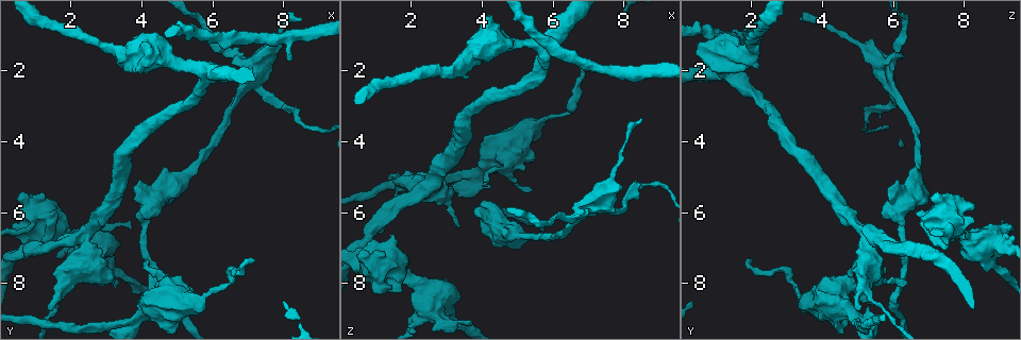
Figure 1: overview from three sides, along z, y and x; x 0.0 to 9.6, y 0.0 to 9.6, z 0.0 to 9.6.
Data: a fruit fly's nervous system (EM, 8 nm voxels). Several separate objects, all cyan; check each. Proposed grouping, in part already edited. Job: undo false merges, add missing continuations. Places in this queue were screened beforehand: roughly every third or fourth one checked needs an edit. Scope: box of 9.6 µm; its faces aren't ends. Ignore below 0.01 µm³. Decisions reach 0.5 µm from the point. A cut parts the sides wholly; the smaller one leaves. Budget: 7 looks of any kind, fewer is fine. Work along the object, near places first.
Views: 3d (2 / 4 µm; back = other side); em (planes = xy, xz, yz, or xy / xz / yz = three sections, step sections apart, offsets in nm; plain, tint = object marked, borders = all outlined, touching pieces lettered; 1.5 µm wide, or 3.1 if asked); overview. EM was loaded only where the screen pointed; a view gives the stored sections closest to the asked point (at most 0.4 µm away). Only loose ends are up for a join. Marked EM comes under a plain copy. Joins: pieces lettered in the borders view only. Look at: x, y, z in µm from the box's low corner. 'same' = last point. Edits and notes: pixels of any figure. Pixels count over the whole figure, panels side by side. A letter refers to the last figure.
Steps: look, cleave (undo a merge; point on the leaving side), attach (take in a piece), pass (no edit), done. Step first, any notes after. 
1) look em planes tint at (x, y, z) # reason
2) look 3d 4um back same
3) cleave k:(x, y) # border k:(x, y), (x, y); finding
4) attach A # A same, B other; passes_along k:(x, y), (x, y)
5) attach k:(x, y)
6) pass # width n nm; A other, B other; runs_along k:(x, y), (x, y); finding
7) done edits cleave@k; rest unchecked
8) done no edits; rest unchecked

look em planes tint at (7.15, 7.35, 2.00) # end of a long branch

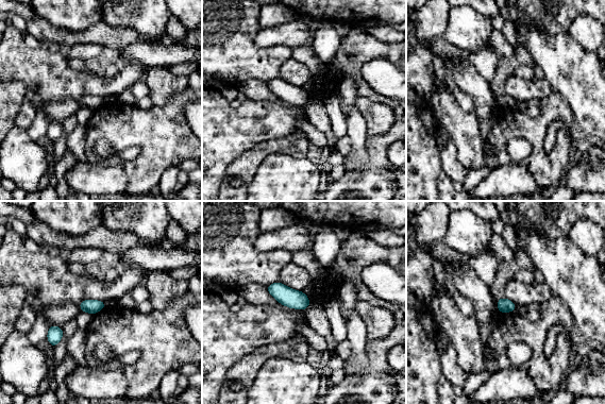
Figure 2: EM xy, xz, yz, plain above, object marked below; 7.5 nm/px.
look em planes borders same # what lies round it

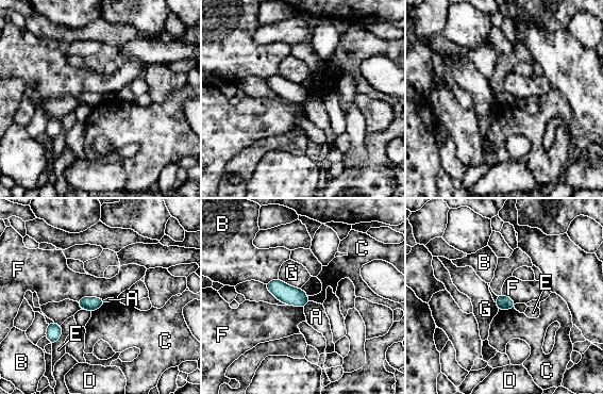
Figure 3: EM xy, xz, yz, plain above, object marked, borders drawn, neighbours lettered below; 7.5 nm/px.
pass # A other, B other, C other, D other, E other, F other, G other; border 3:(104, 299), (81, 297), (77, 301); no lettered piece goes on from it

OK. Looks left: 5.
look 3d 4um at (8.15, 1.65, 2.20) # tapers out

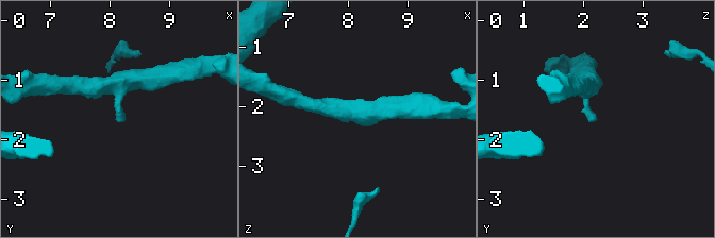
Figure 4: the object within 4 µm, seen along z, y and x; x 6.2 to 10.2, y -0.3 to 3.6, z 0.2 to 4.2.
look em xy step 8 tint at (8.20, 1.70, 2.25)

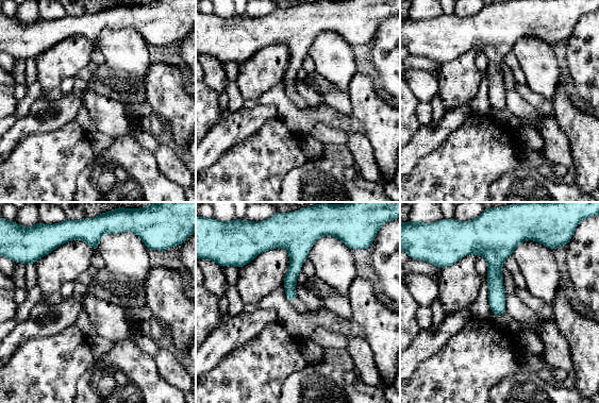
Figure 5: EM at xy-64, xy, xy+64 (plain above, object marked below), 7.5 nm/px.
look em xy step 8 borders same # what lies round it

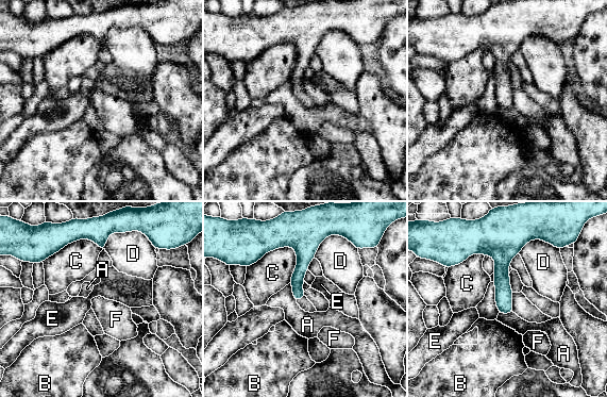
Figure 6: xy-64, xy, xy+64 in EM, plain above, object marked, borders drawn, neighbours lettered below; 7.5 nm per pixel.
attach F # A other, B other, C other, D other, E other, F same; the neuron continues

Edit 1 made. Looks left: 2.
done edits attach@6; rest unchecked

